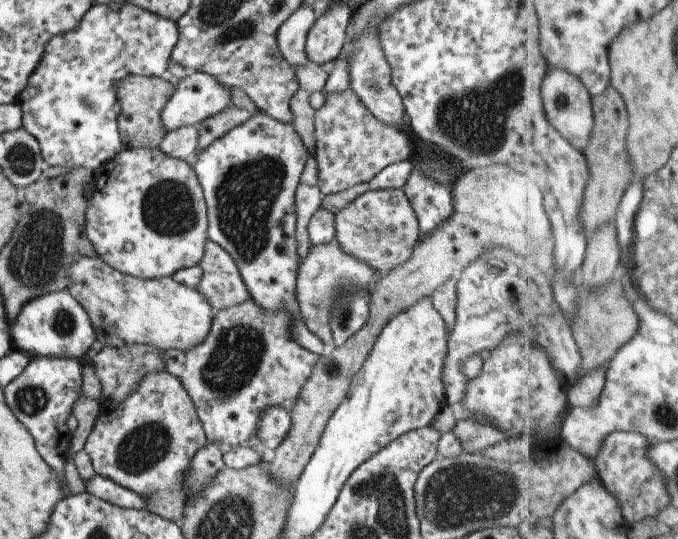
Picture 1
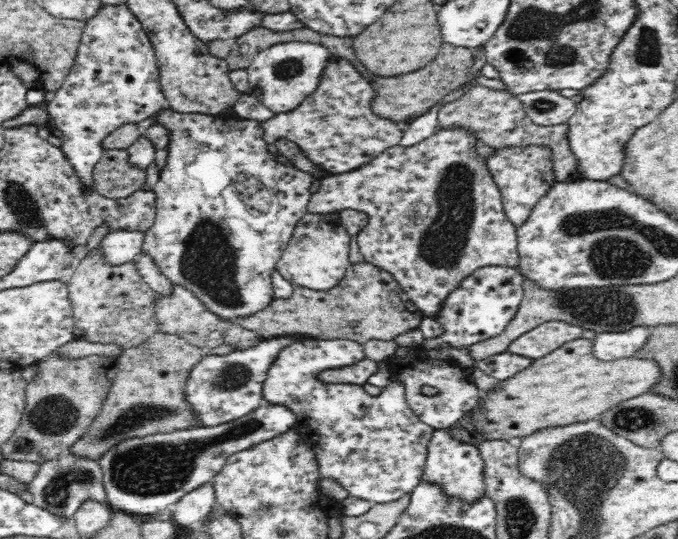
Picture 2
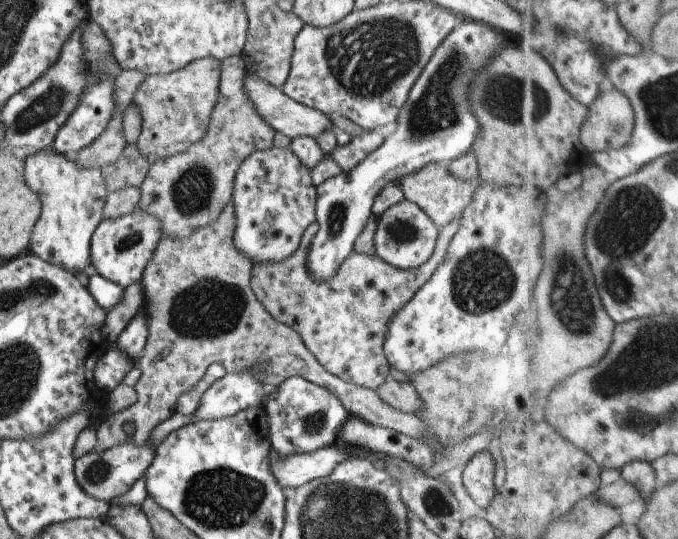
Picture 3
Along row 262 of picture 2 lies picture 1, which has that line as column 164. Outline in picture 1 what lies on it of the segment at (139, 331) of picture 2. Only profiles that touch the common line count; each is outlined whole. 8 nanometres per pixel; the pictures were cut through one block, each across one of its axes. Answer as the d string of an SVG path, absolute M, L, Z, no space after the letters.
M141 75L126 76L117 82L114 88L120 101L121 112L117 124L123 147L126 149L159 147L163 137L167 134L160 112L176 88L164 78L148 78Z

